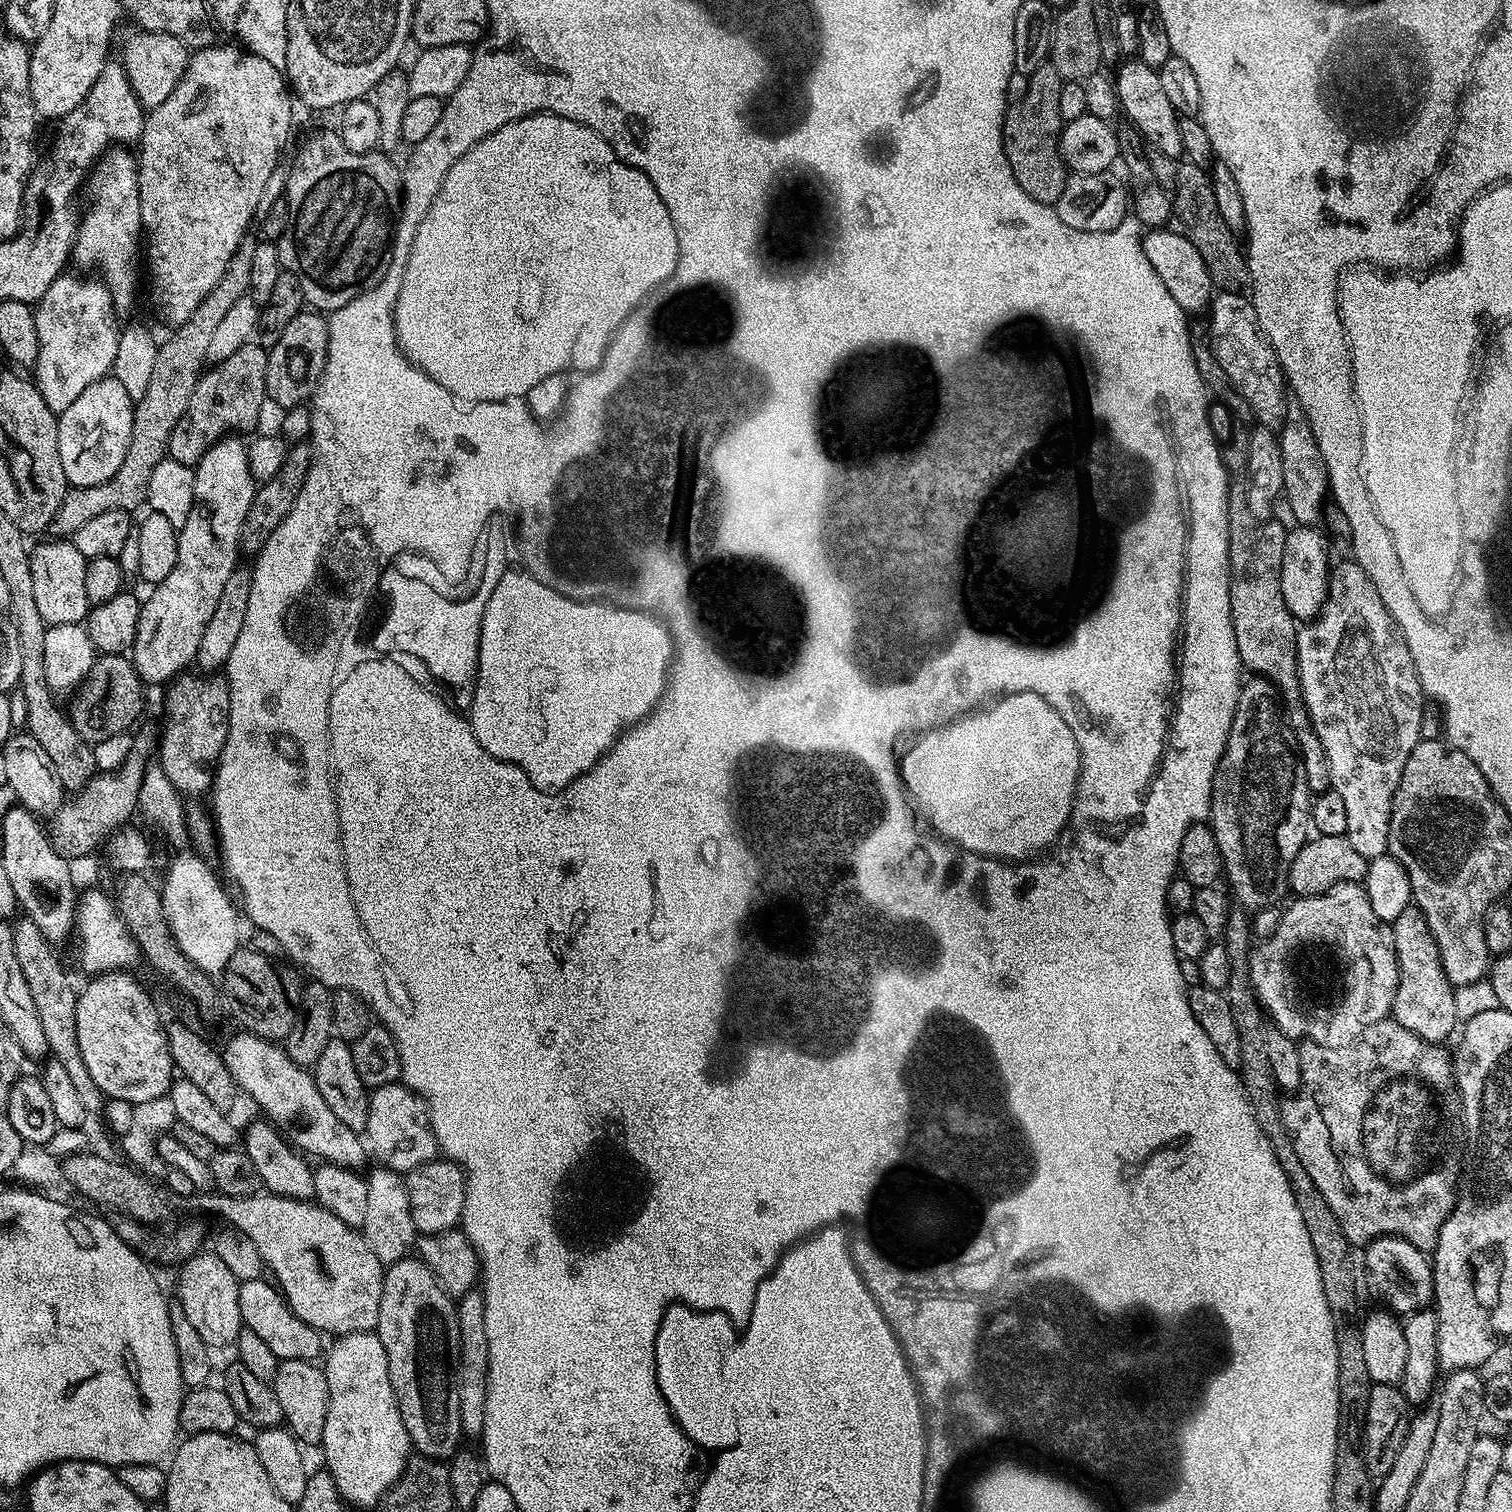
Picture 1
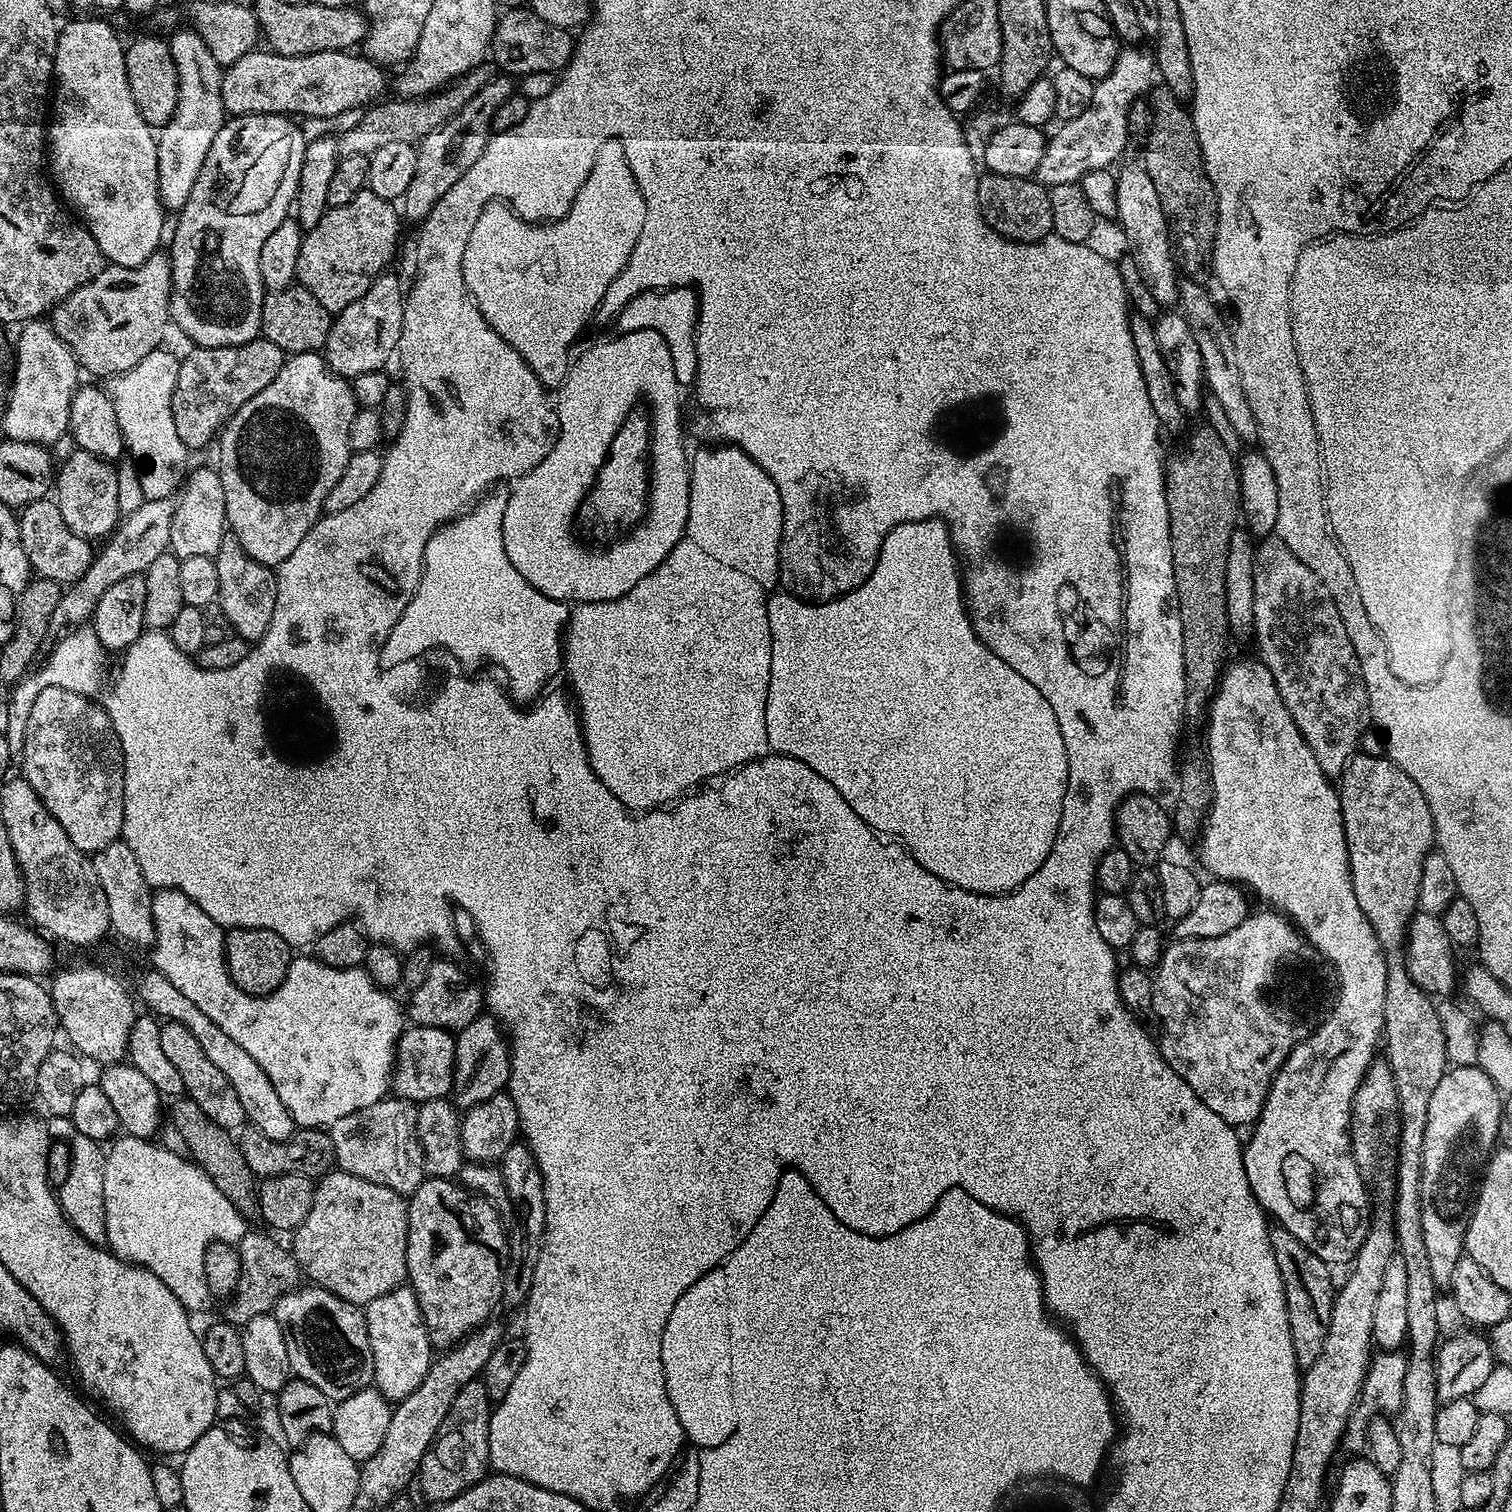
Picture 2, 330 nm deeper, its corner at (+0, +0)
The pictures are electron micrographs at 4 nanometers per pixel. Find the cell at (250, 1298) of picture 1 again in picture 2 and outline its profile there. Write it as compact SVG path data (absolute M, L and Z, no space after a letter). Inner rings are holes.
M297 1287L278 1298L274 1309L278 1326L282 1326L282 1338L286 1338L286 1354L290 1354L293 1373L299 1379L310 1382L310 1386L318 1386L318 1390L322 1390L322 1394L333 1402L350 1398L350 1394L358 1394L363 1388L373 1387L374 1350L370 1350L370 1334L366 1330L363 1307L346 1302L325 1288L304 1287Z

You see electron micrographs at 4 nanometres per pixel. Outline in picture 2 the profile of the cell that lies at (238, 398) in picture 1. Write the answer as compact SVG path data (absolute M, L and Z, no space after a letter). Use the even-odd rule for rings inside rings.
M257 338L225 348L191 349L188 357L180 360L178 382L174 386L172 395L172 413L174 414L174 427L178 430L178 438L190 450L204 448L208 443L217 439L218 433L224 425L258 390L266 390L270 382L282 370L286 353L274 342Z

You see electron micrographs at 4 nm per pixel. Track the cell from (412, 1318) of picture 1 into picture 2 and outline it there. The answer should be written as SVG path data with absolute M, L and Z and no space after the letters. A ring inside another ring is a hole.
M425 1178L420 1183L418 1190L412 1193L407 1201L408 1205L408 1245L406 1246L406 1262L408 1263L407 1283L414 1290L418 1298L418 1306L422 1310L424 1325L428 1331L428 1337L432 1343L433 1349L447 1350L454 1344L460 1343L469 1336L476 1328L489 1323L493 1319L492 1311L504 1299L504 1267L508 1264L508 1238L505 1221L500 1219L500 1215L494 1210L494 1206L483 1196L476 1195L475 1192L461 1186L452 1178Z

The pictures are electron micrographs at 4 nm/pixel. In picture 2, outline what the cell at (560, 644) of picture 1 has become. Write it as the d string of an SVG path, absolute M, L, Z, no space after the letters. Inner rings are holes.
M680 540L680 548L676 548L676 556L652 576L652 580L641 580L640 588L632 592L632 596L624 596L620 604L588 604L588 608L580 608L576 612L576 620L572 620L572 632L568 632L568 668L572 668L572 684L576 684L576 692L580 692L580 704L584 704L584 720L588 720L588 748L592 748L592 764L596 764L596 772L604 776L604 784L616 792L616 796L624 796L628 804L660 804L660 800L668 800L668 796L676 796L680 788L688 788L692 780L700 780L700 776L712 776L712 772L720 772L720 768L733 768L739 764L748 764L751 760L758 760L761 756L769 755L768 739L766 738L766 698L770 690L770 654L772 653L772 639L770 638L770 618L768 617L768 596L766 589L758 586L754 578L741 572L728 572L724 564L716 564L712 556L704 556L700 548L692 548L692 540Z

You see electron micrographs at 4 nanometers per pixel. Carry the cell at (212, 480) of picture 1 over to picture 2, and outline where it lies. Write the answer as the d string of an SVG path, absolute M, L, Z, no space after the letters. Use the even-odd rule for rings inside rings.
M298 352L285 359L282 370L278 370L274 382L270 382L270 386L266 386L266 390L258 390L258 394L254 394L254 398L250 398L250 402L246 402L246 406L239 408L224 425L218 436L218 445L220 444L218 471L222 478L222 490L226 494L227 527L230 529L231 535L239 538L242 542L242 550L246 550L246 554L250 554L250 558L254 558L254 562L262 562L267 568L275 569L286 558L290 558L290 554L294 554L294 550L298 550L302 538L306 538L306 534L310 534L312 527L322 519L326 498L330 494L330 490L334 490L338 478L342 478L342 472L346 470L348 460L353 453L351 439L348 435L357 411L358 405L353 385L345 377L333 372L320 352Z

